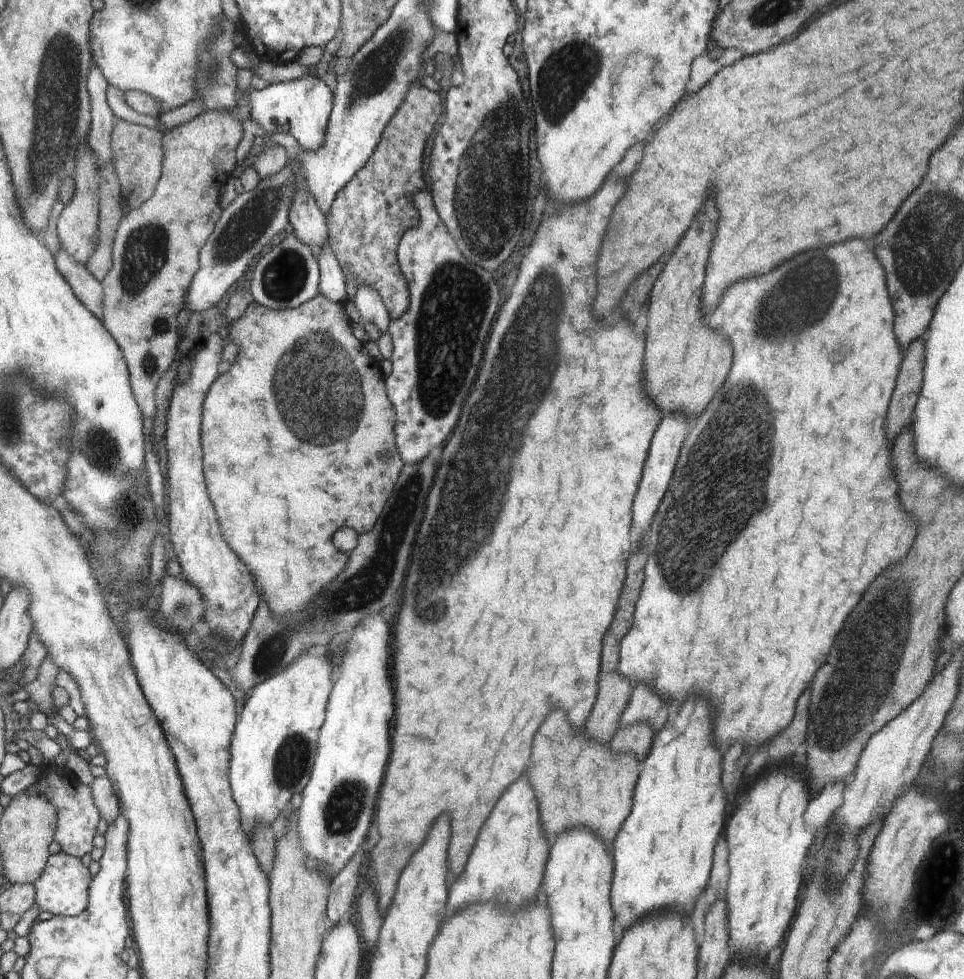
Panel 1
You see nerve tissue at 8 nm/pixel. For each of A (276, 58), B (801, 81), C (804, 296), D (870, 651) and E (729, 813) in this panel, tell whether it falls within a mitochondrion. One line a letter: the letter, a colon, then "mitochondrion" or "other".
A: other
B: other
C: mitochondrion
D: mitochondrion
E: other

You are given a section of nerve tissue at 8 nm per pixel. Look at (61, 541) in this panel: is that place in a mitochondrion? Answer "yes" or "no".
no

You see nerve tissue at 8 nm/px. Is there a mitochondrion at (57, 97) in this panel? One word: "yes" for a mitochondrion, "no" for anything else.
yes

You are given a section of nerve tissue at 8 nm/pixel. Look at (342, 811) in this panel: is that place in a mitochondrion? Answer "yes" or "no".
yes

